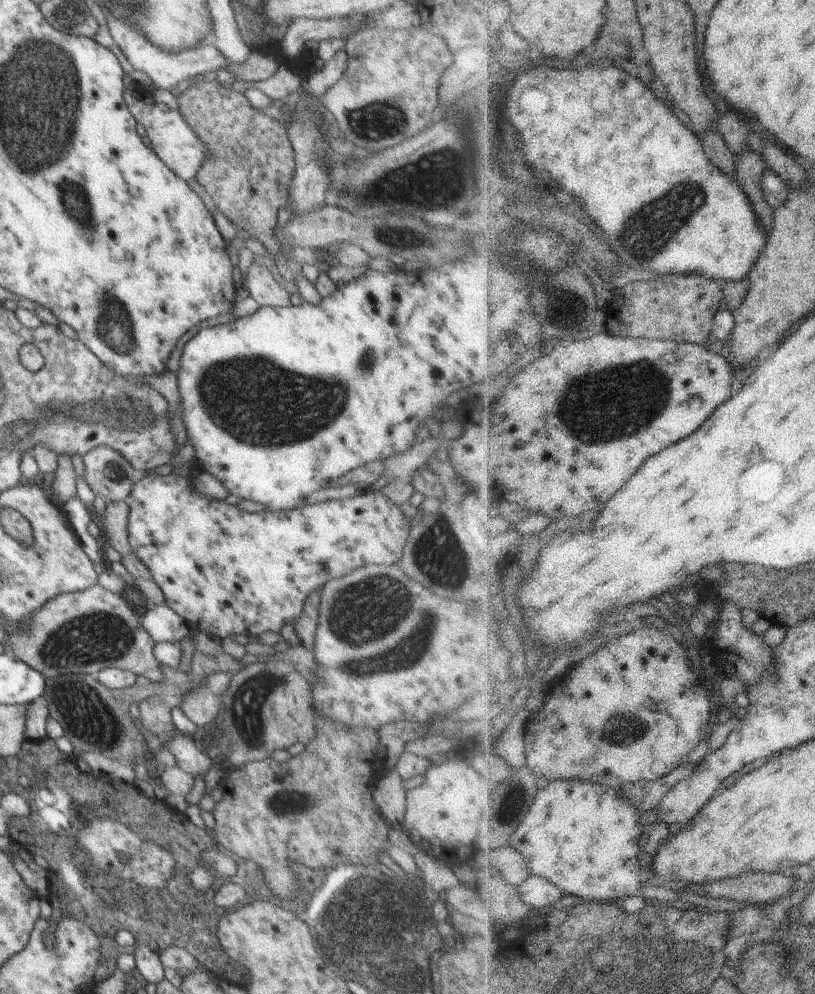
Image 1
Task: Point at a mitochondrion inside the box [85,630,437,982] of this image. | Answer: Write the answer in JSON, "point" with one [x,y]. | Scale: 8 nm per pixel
{"point":[359,907]}

